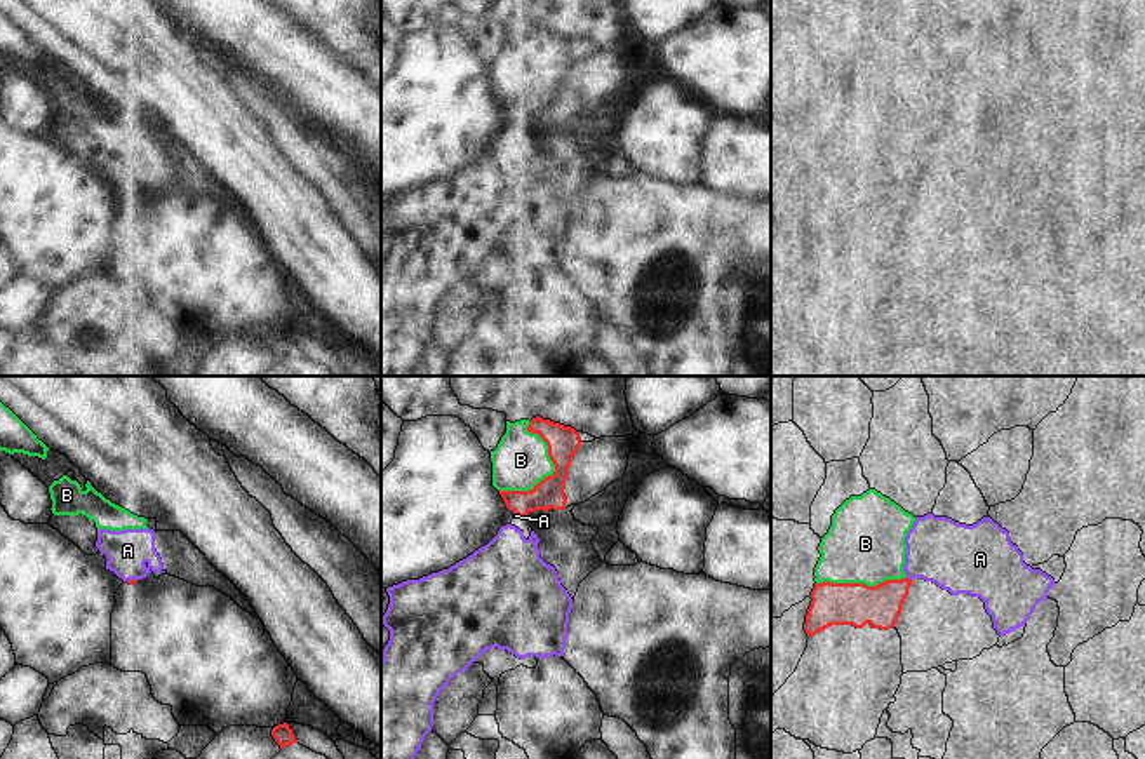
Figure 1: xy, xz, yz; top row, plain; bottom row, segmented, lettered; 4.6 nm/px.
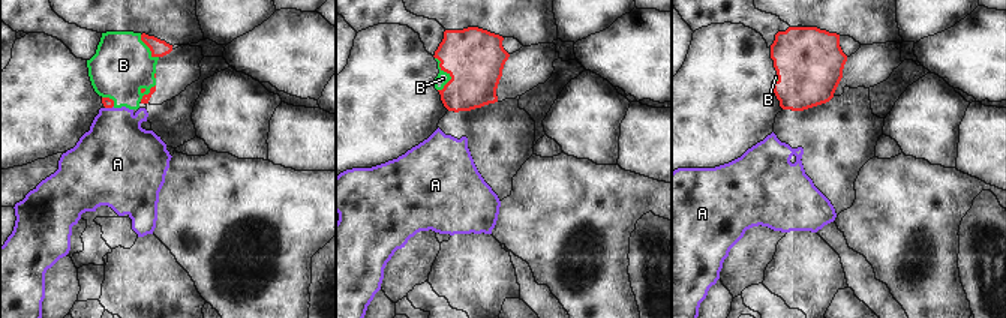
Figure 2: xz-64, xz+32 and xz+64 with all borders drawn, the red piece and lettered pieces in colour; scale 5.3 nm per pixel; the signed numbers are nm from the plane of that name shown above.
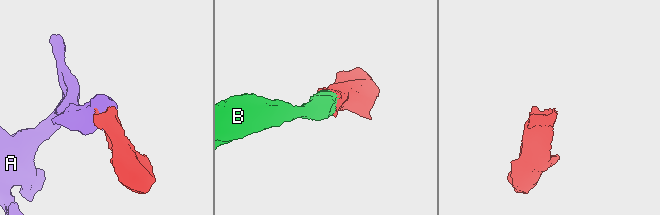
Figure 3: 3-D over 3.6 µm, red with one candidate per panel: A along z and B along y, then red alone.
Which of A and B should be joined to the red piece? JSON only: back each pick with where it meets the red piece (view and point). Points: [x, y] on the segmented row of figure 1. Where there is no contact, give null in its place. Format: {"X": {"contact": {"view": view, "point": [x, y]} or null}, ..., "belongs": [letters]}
{"B": {"contact": {"view": "xz", "point": [554, 472]}}, "belongs": ["B"]}

